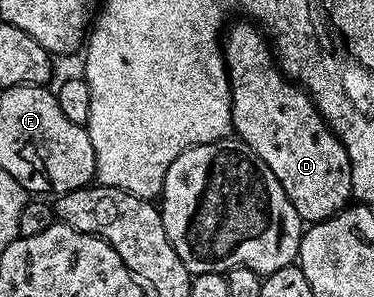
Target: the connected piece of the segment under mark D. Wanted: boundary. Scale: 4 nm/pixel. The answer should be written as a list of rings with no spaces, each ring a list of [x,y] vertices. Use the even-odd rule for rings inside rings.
[[[230,24],[223,37],[225,68],[229,75],[229,90],[233,96],[233,127],[236,136],[247,147],[251,147],[251,151],[255,151],[255,155],[259,155],[259,159],[263,159],[267,167],[271,167],[275,179],[279,179],[279,187],[287,191],[287,199],[291,199],[302,222],[326,221],[346,208],[353,197],[351,159],[343,143],[333,134],[333,130],[317,110],[312,97],[285,76],[266,34],[256,24],[244,24]]]

